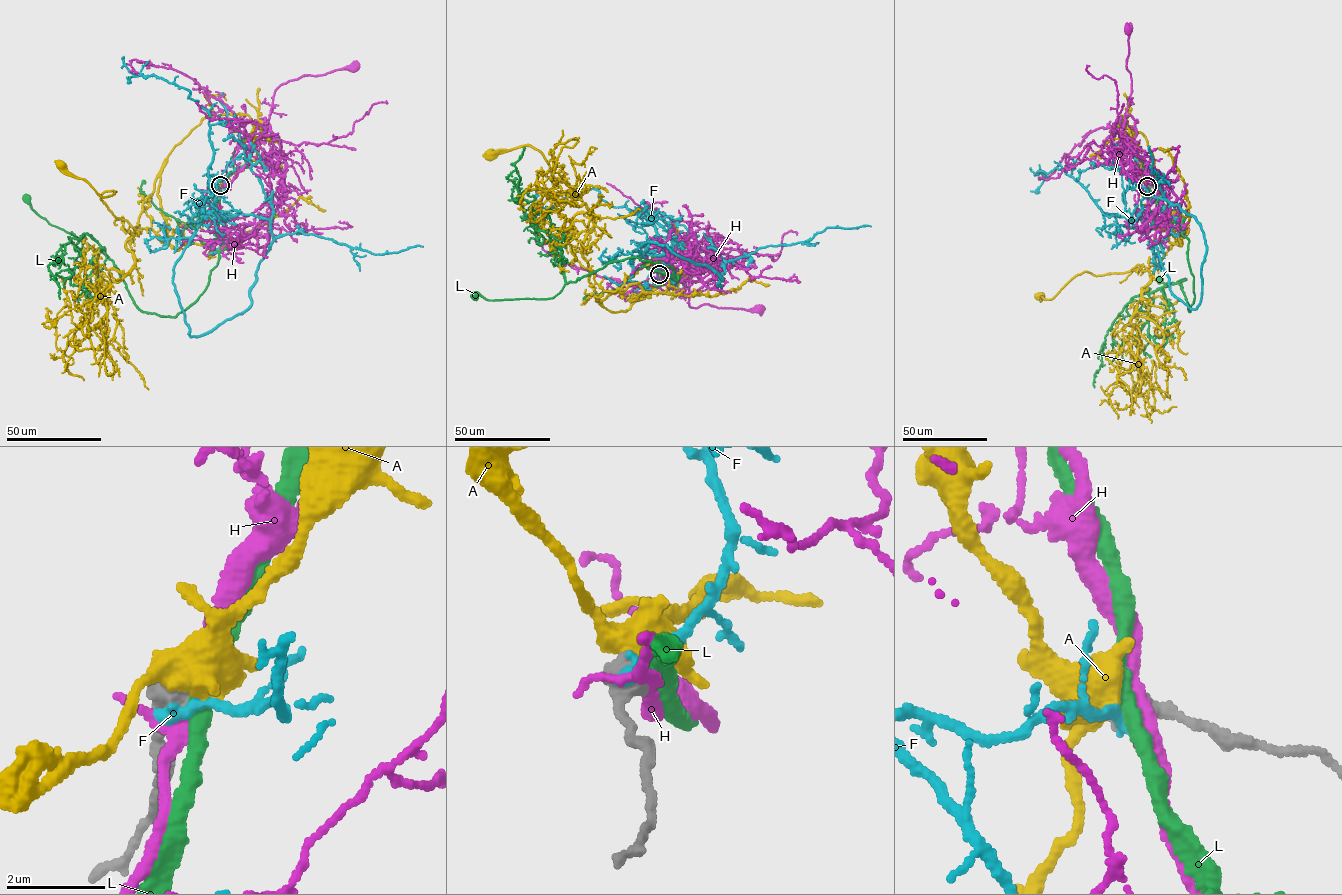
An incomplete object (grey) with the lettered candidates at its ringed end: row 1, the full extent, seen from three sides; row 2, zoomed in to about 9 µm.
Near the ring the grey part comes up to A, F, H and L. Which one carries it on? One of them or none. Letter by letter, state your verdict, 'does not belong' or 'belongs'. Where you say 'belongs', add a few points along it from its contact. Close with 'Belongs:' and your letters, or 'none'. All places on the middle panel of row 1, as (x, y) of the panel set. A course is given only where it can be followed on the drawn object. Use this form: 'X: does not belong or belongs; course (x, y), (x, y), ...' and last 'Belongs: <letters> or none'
A: belongs; course (659, 274), (687, 274), (627, 310), (602, 306), (585, 249), (543, 217), (553, 183), (541, 153), (491, 156)
F: does not belong
H: does not belong
L: does not belong
Belongs: A

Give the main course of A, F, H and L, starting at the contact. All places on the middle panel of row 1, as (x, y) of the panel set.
A: (659, 274), (687, 274), (627, 310), (602, 306), (585, 249), (543, 217), (553, 183), (541, 153), (491, 156)
F: (659, 274), (645, 246), (655, 226), (642, 222), (727, 261), (871, 226)
H: (660, 275), (664, 276), (674, 267), (680, 273), (696, 268), (688, 280), (690, 307), (708, 304), (760, 309)
L: (660, 274), (678, 279), (673, 267), (633, 257), (565, 284), (553, 297), (491, 300), (474, 295)

